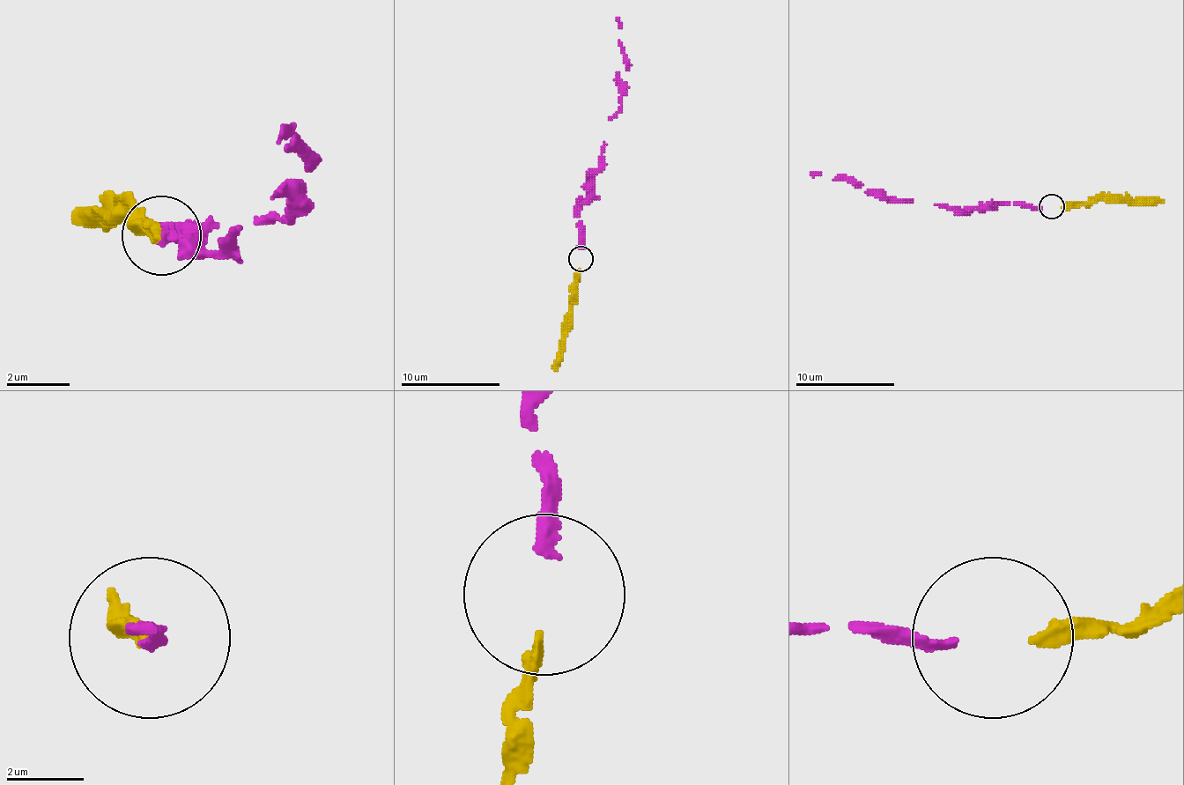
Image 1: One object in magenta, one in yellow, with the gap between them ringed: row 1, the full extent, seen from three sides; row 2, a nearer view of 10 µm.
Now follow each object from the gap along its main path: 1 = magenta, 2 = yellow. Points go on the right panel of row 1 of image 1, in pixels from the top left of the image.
1: (1041, 207), (996, 204), (969, 207), (962, 212), (865, 192), (850, 182), (810, 173)
2: (1061, 207), (1091, 204), (1098, 200), (1158, 200), (1163, 202)

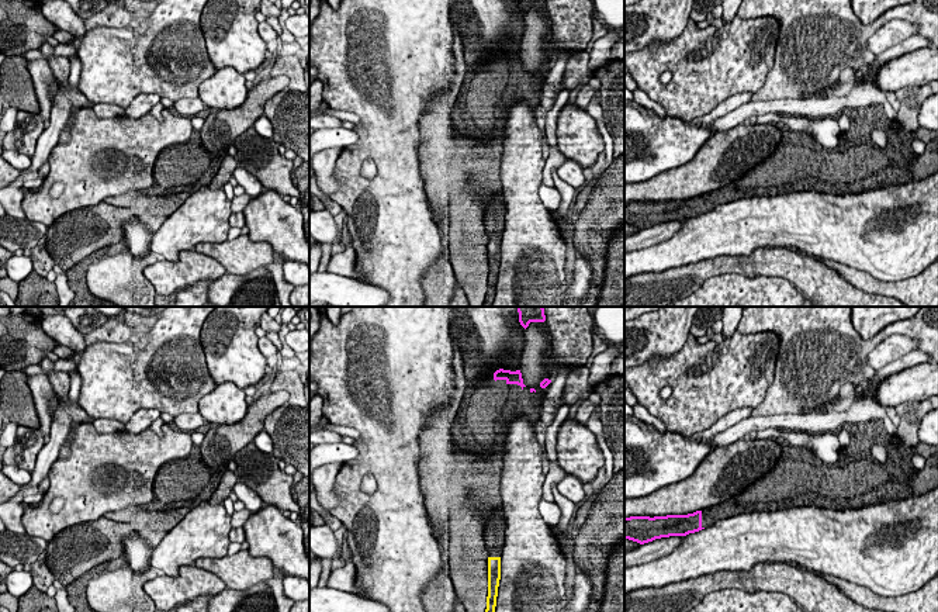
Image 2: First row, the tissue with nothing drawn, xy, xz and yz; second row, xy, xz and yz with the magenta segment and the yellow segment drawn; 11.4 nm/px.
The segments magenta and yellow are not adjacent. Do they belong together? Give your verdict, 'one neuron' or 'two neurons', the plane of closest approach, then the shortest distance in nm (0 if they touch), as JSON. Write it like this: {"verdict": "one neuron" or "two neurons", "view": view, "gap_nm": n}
{"verdict": "one neuron", "view": "xz", "gap_nm": 1900}

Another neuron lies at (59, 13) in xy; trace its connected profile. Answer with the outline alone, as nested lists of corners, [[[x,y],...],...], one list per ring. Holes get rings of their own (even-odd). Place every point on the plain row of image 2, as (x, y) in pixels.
[[[41,0],[42,14],[58,30],[68,31],[75,38],[86,35],[86,25],[66,0]]]

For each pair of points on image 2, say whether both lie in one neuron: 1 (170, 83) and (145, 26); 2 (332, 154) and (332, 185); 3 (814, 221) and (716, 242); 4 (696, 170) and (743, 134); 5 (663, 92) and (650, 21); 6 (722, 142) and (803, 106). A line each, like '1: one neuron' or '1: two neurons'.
1: one neuron
2: one neuron
3: one neuron
4: one neuron
5: two neurons
6: two neurons

